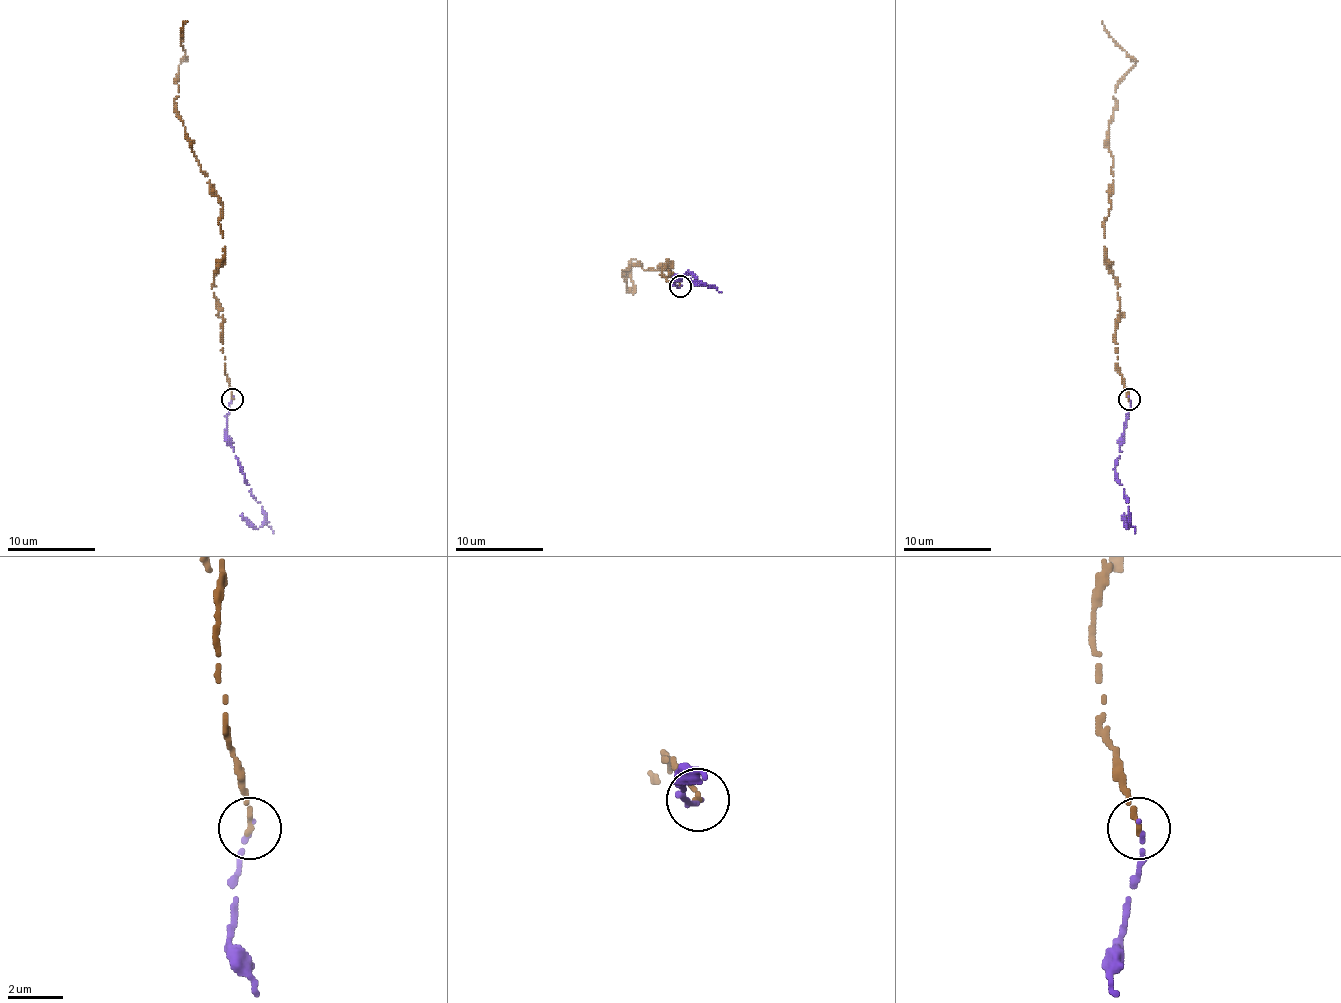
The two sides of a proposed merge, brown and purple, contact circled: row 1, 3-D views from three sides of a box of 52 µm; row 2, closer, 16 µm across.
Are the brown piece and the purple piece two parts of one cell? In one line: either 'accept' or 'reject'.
accept

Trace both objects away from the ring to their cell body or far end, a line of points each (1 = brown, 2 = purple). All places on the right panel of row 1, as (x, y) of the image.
1: (1128, 398), (1115, 348), (1117, 284), (1104, 253), (1104, 220), (1111, 202), (1113, 96), (1135, 61), (1102, 21)
2: (1131, 401), (1115, 471), (1128, 502), (1128, 529), (1124, 513)

